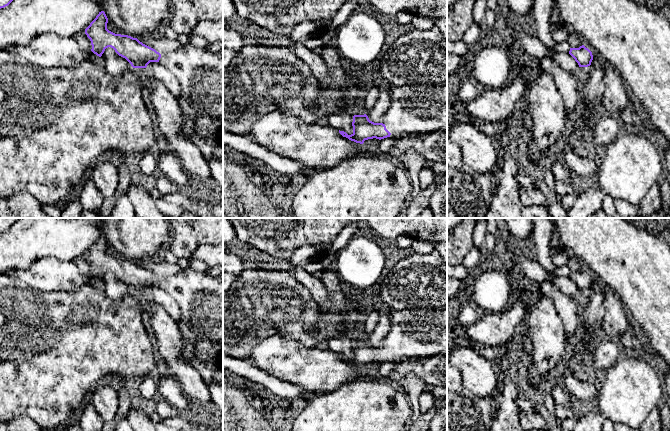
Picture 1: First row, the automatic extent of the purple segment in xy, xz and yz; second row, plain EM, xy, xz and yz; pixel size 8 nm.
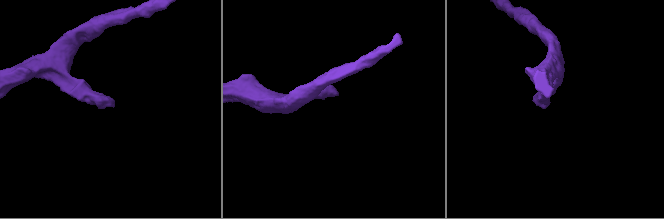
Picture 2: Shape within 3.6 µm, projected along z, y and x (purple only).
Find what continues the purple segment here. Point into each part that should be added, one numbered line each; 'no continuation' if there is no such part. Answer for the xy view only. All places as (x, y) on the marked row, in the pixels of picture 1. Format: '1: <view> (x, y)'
1: xy (200, 72)

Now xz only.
1: xz (422, 109)

